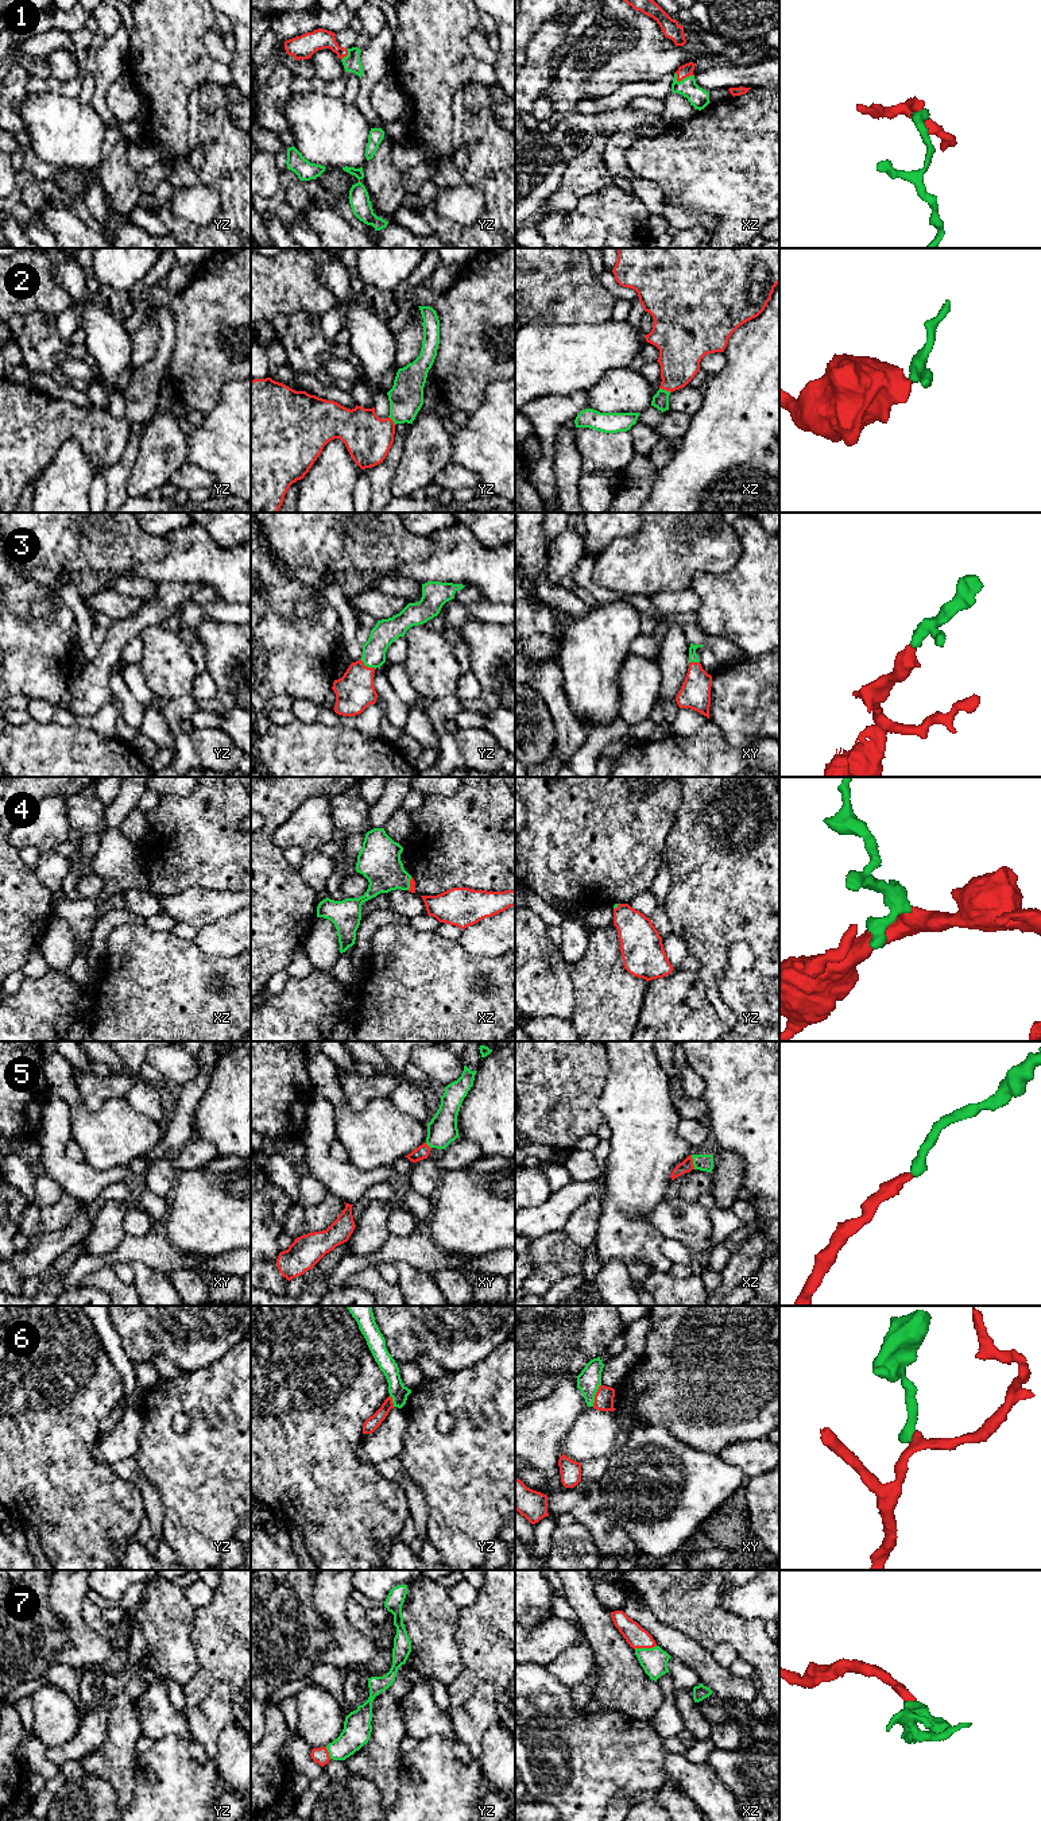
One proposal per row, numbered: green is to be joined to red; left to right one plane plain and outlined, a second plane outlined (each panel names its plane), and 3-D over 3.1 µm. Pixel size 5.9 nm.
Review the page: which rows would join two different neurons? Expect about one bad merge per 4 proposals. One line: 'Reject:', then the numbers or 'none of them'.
Reject: 6

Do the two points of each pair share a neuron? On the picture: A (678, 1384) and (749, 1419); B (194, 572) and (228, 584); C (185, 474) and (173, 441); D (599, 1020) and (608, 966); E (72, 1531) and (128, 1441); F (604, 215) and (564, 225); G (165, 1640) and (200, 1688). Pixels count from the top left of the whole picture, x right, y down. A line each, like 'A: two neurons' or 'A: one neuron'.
A: one neuron
B: one neuron
C: two neurons
D: one neuron
E: two neurons
F: one neuron
G: two neurons

